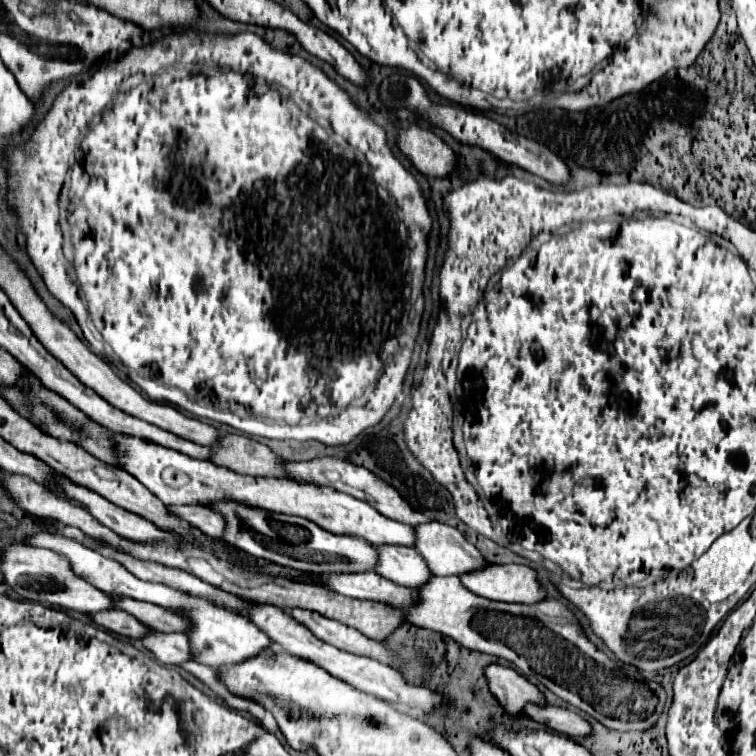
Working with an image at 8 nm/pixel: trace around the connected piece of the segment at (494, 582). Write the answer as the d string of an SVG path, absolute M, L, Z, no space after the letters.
M488 565L480 571L460 575L460 579L472 593L492 601L538 603L546 599L546 589L540 585L536 569L528 565Z

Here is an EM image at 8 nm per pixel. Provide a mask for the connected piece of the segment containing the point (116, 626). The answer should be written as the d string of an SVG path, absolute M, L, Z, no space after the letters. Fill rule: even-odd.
M96 611L96 615L88 615L92 623L122 635L122 637L132 637L132 639L142 639L148 633L148 627L144 627L138 619L124 611Z

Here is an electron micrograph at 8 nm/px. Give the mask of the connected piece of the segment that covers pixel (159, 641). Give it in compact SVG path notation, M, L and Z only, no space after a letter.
M152 631L152 635L144 637L142 645L154 655L154 659L158 663L164 663L164 665L192 661L192 653L188 649L188 639L186 639L186 635L180 635L180 633Z

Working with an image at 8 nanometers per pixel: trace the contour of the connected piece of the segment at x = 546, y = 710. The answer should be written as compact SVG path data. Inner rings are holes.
M528 705L526 713L534 721L546 725L548 729L552 729L560 735L568 735L572 739L592 735L592 725L574 711L568 711L568 709L562 709L562 707L552 707L552 705L548 705L548 707Z

